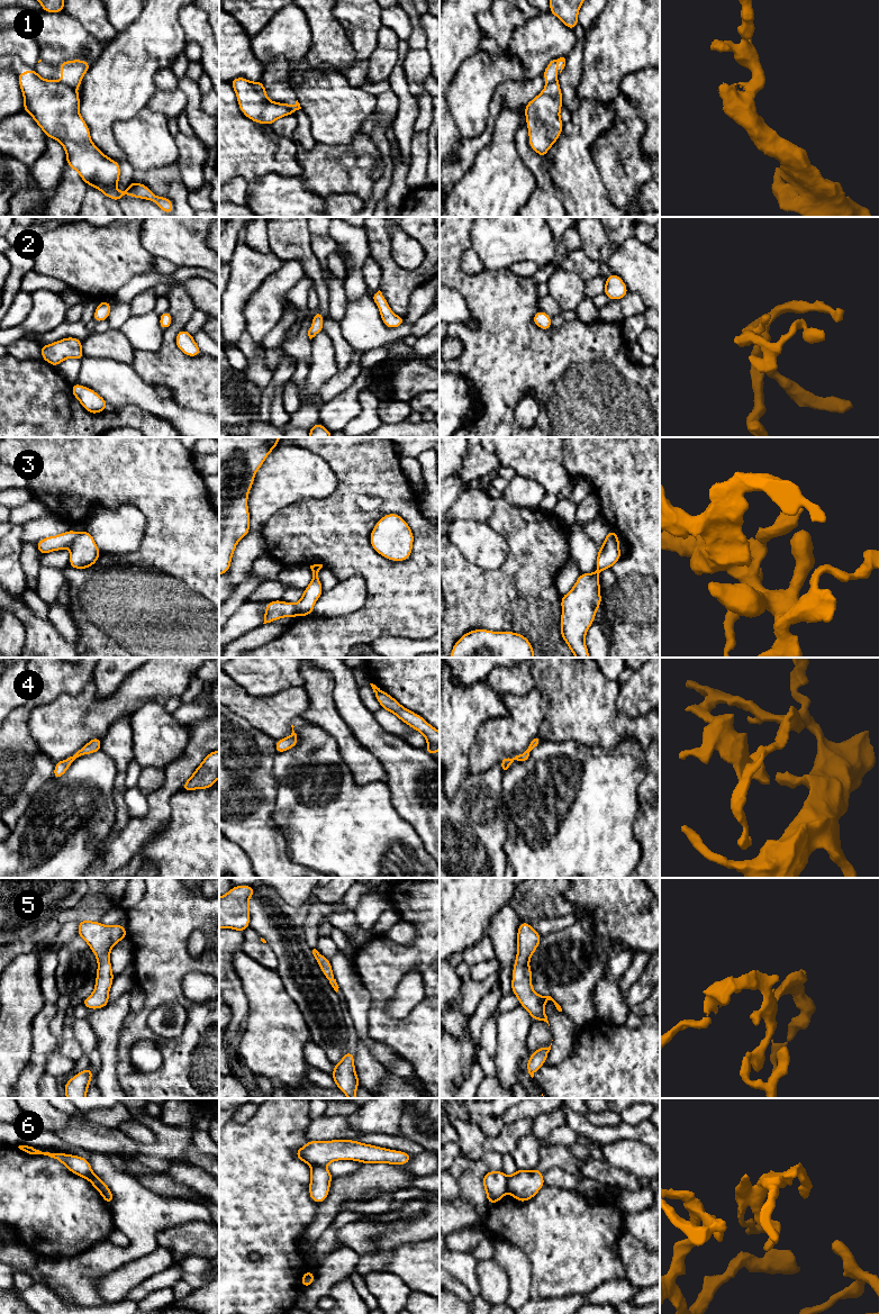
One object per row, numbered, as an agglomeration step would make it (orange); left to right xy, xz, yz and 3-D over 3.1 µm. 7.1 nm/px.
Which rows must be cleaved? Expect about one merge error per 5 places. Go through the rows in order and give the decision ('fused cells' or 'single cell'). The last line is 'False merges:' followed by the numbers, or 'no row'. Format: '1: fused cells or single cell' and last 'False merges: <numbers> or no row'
1: fused cells
2: single cell
3: fused cells
4: single cell
5: single cell
6: fused cells
False merges: 1, 3, 6

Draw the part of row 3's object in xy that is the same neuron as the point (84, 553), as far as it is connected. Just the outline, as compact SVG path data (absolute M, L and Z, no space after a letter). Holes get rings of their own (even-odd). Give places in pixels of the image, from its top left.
M85 529L76 535L70 552L70 567L73 569L88 569L99 559L101 552L93 536Z

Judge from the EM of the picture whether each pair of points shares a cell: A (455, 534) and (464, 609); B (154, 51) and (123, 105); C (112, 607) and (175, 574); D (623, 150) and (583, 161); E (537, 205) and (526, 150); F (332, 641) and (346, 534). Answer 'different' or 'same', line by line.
A: different
B: same
C: same
D: different
E: same
F: same

